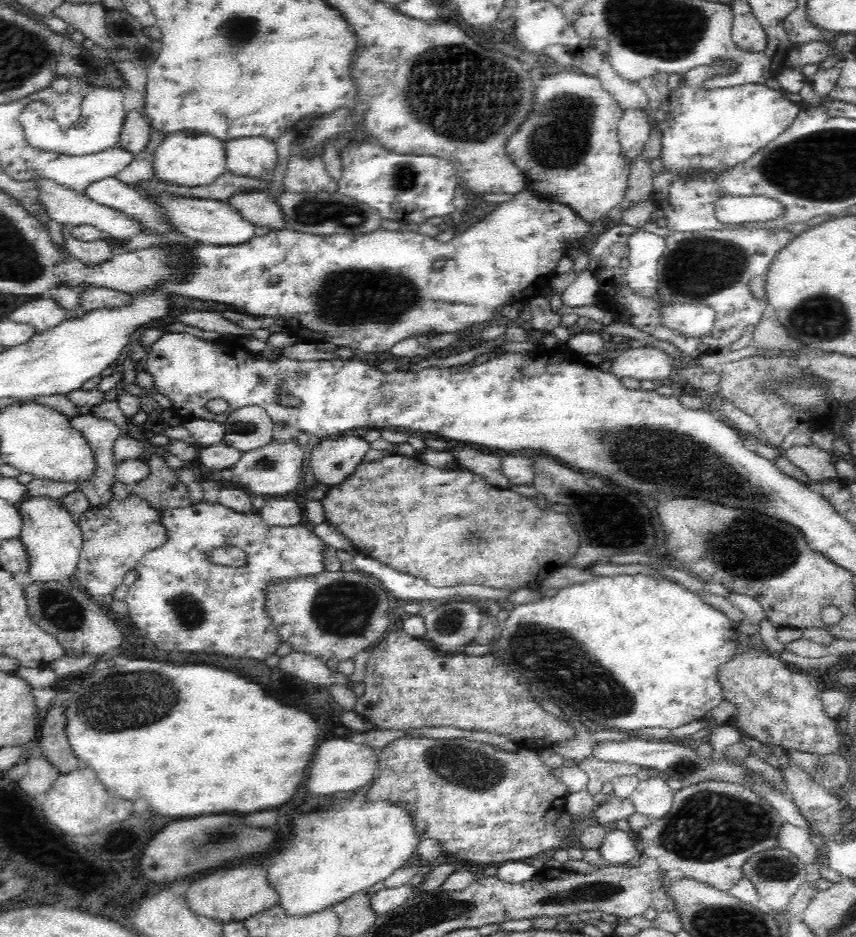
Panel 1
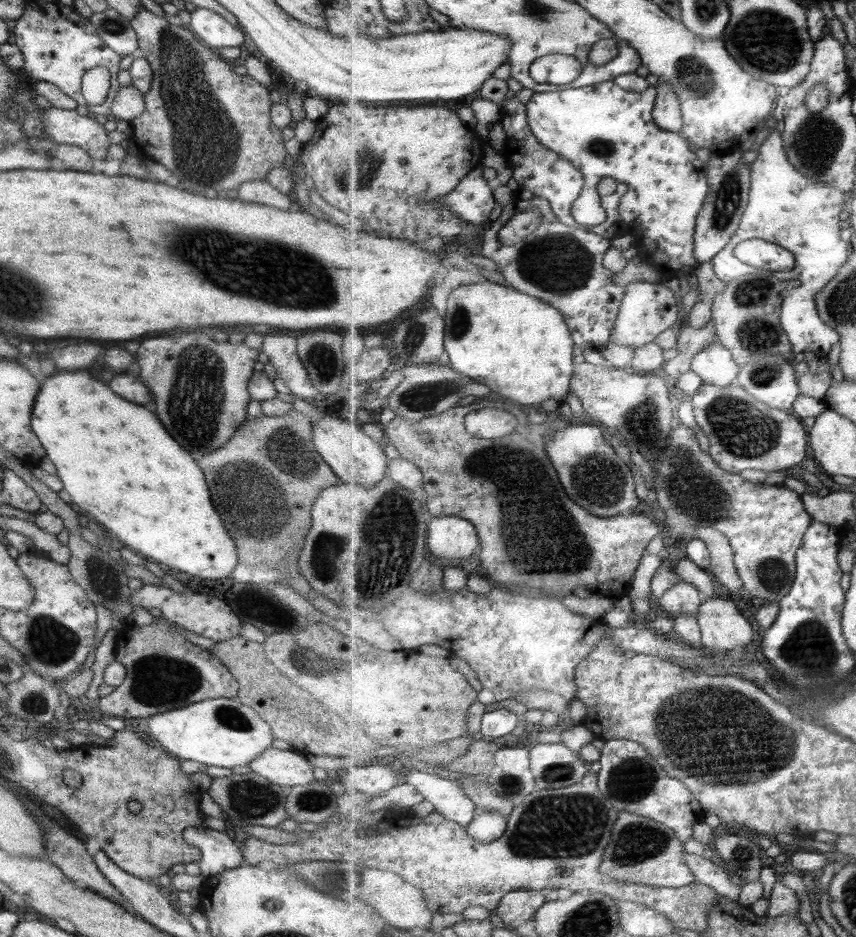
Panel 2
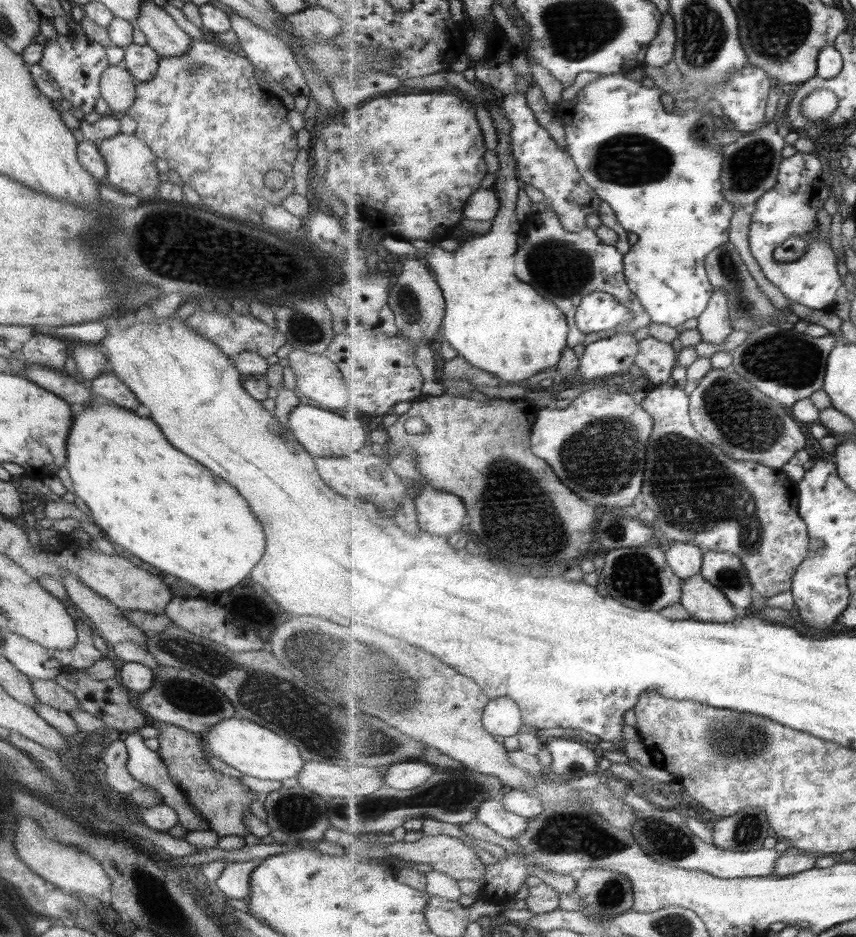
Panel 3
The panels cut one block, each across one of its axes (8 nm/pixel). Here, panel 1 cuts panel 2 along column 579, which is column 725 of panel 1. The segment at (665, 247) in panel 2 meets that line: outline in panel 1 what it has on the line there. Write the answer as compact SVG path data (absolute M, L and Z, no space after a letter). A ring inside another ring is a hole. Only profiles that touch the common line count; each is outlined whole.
M696 68L686 72L685 83L669 92L662 106L657 108L655 122L661 130L661 154L663 166L674 174L700 174L701 171L724 172L736 164L742 164L756 154L796 120L804 102L799 93L792 94L782 88L775 90L764 84L741 84L728 88L704 89L696 76ZM730 196L717 200L716 219L724 225L756 223L779 218L783 214L780 202L766 196Z

